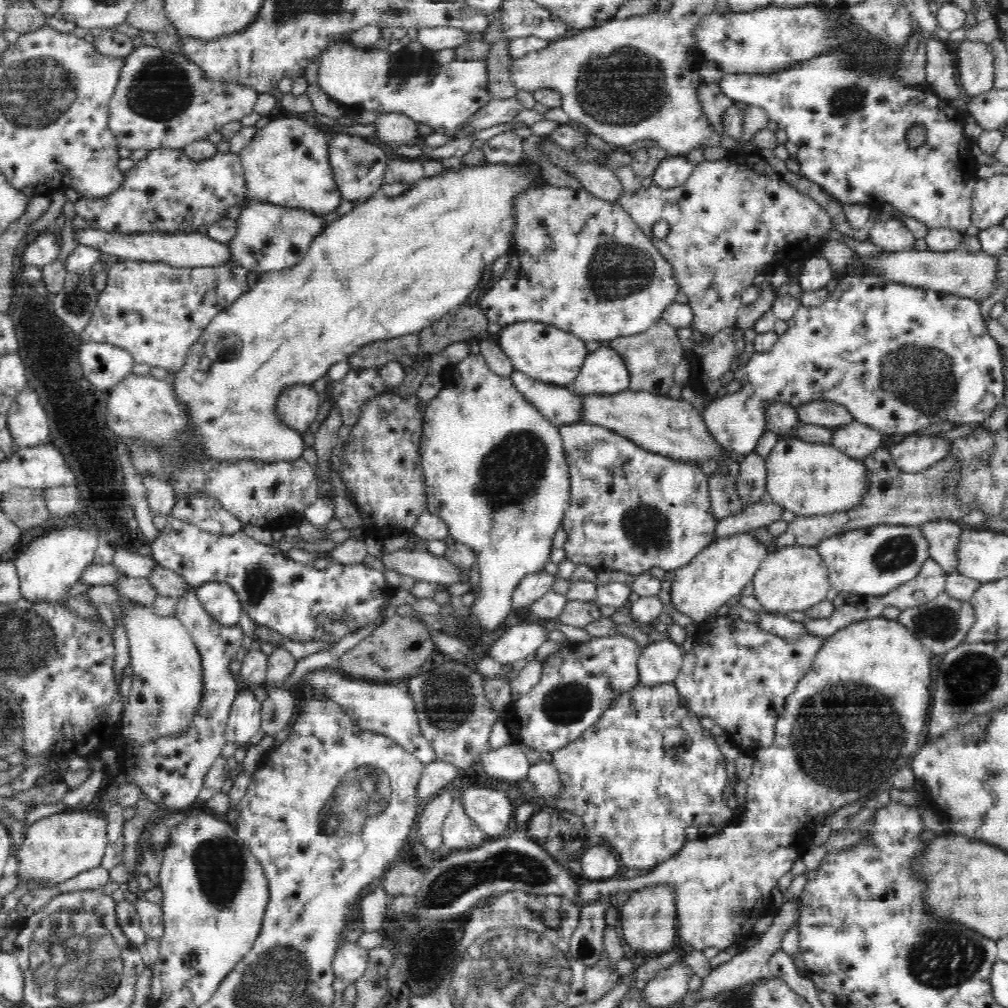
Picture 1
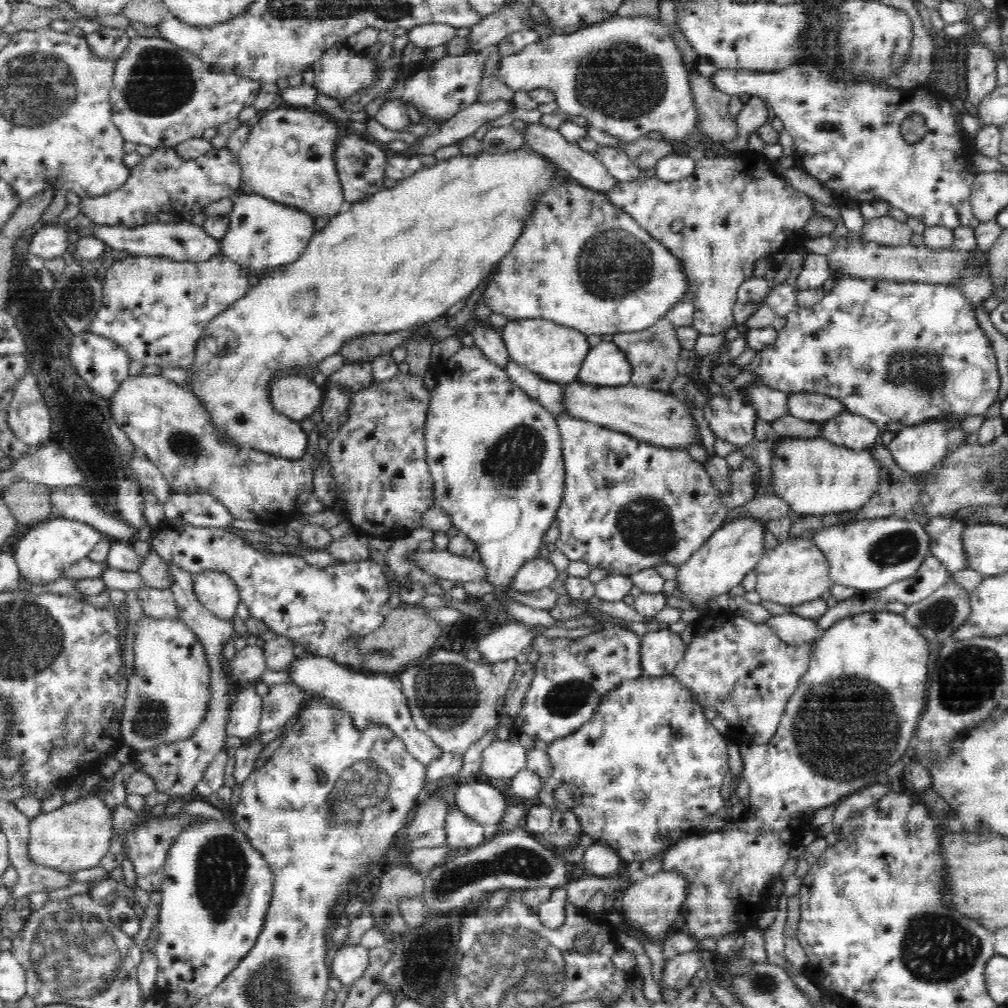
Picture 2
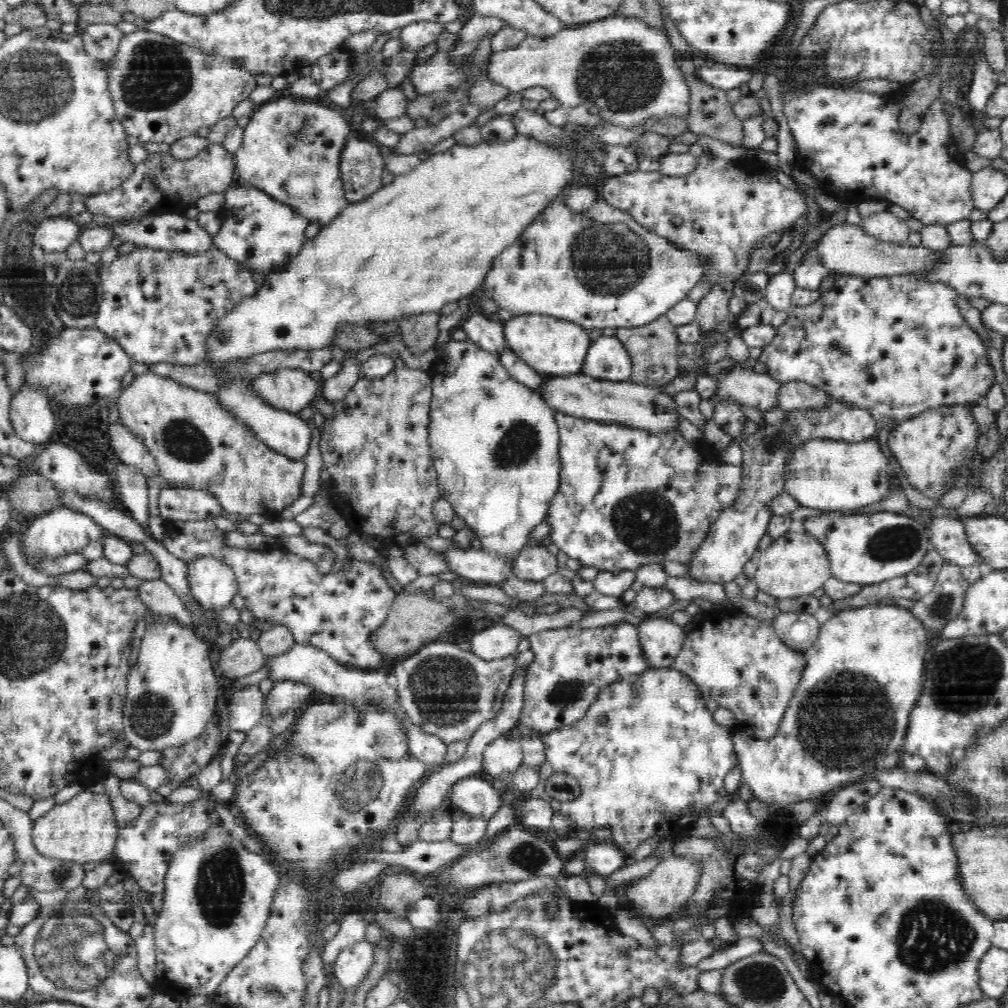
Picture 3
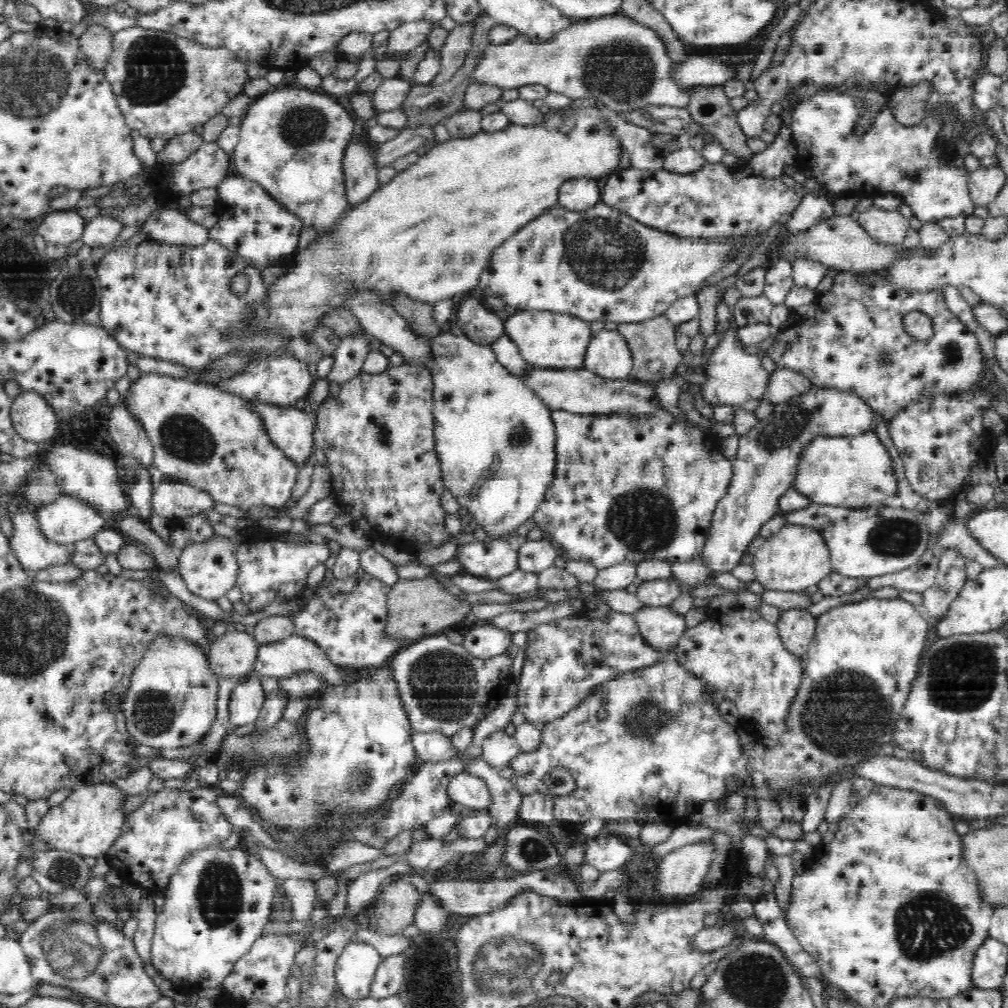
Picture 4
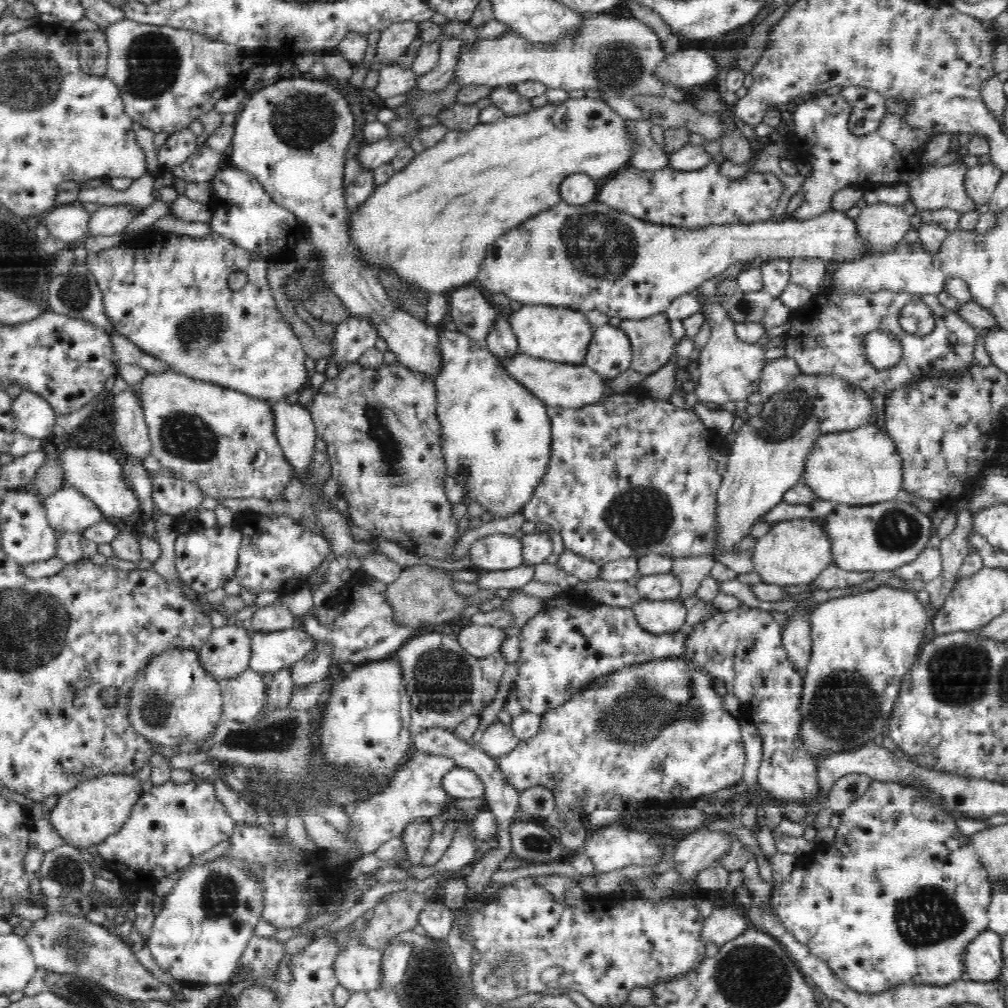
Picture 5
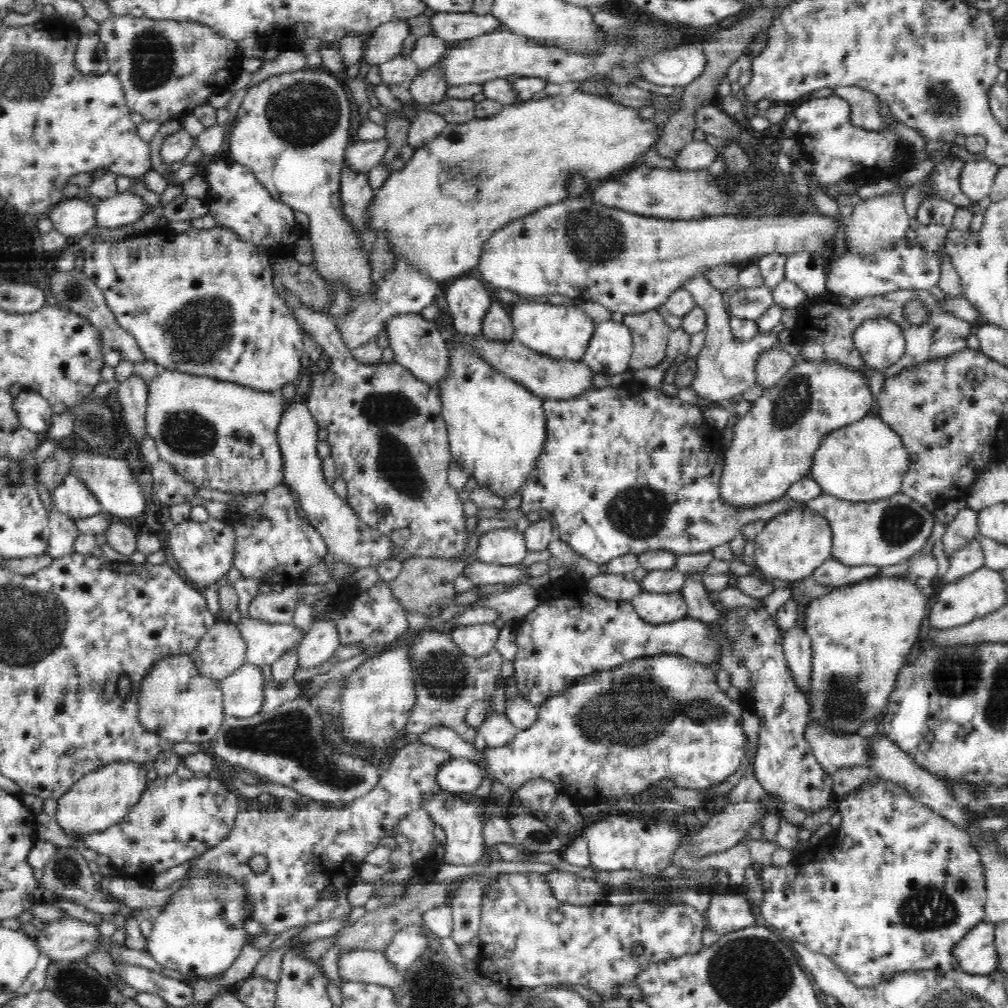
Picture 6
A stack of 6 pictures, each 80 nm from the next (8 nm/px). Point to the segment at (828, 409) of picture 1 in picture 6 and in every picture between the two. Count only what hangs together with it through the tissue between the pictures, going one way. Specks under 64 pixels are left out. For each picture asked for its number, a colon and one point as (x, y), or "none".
2: (810, 407)
3: (795, 396)
4: (785, 384)
5: (775, 374)
6: (772, 364)

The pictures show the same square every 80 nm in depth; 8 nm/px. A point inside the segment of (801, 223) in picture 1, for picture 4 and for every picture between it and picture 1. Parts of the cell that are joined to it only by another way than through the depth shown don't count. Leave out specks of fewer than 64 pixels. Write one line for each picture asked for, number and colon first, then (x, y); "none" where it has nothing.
2: (728, 221)
3: (720, 217)
4: (708, 204)

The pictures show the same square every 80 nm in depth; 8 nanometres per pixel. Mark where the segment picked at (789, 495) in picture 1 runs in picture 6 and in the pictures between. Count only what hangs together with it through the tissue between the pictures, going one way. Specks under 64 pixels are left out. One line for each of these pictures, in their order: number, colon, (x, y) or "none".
2: (814, 476)
3: (828, 475)
4: (855, 472)
5: (861, 467)
6: (866, 461)

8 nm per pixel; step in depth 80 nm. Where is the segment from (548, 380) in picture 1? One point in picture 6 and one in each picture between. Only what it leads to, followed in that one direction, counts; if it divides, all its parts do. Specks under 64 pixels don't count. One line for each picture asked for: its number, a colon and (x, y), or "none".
2: (555, 353)
3: (551, 347)
4: (548, 340)
5: (562, 336)
6: (563, 332)

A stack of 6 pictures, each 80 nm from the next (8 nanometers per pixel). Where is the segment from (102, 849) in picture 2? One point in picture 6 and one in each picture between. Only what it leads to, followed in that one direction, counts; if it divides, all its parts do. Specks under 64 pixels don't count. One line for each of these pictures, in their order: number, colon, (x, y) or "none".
3: (82, 831)
4: (87, 823)
5: (88, 815)
6: (99, 800)

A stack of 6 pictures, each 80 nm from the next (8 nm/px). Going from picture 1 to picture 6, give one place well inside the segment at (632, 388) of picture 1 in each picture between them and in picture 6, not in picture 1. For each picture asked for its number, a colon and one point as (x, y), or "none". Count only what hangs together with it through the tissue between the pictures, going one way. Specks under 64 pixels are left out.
2: (653, 353)
3: (652, 348)
4: (652, 345)
5: (652, 342)
6: (650, 332)

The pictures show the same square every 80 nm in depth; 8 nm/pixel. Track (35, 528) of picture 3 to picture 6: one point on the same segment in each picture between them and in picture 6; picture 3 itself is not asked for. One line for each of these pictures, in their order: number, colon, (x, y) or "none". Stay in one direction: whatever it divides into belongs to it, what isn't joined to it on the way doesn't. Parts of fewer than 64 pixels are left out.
4: (67, 520)
5: (68, 511)
6: (71, 498)

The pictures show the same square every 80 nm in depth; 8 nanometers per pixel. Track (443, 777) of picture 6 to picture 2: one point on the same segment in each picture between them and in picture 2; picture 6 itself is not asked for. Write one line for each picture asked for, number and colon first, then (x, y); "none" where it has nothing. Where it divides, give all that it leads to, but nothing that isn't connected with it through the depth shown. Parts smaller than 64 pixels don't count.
2: (480, 801)
3: (476, 796)
4: (467, 792)
5: (461, 784)

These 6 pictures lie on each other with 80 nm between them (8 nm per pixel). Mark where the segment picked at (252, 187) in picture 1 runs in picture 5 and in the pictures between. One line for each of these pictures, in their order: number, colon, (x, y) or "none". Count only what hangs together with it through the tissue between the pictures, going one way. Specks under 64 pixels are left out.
2: (288, 156)
3: (291, 147)
4: (292, 142)
5: (291, 136)

